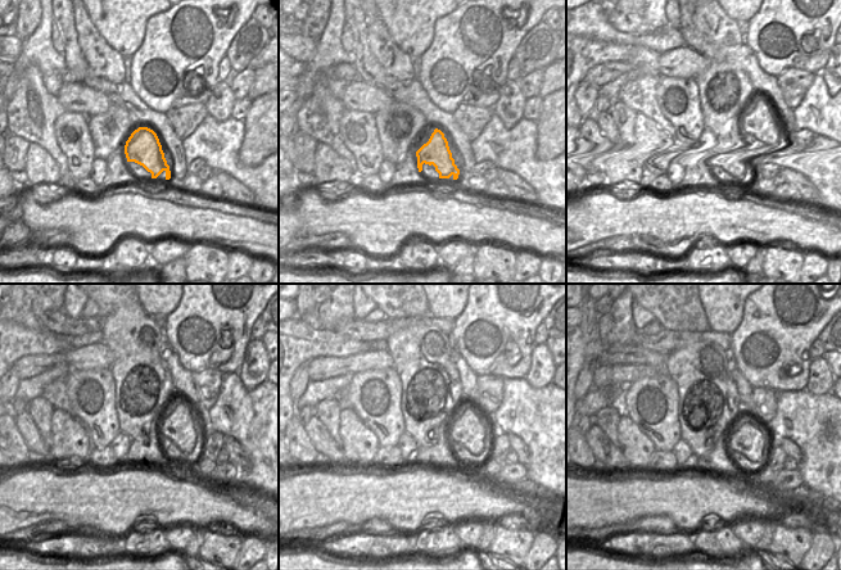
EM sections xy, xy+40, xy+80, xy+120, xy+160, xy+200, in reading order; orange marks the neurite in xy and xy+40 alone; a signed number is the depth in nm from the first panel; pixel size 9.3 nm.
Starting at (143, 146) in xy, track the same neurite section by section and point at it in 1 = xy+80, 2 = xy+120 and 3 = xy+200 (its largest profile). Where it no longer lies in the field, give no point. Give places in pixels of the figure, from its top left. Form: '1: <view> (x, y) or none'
1: xy+80 (722, 150)
2: xy+120 (185, 440)
3: xy+200 (750, 440)

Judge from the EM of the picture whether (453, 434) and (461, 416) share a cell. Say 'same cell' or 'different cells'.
different cells

